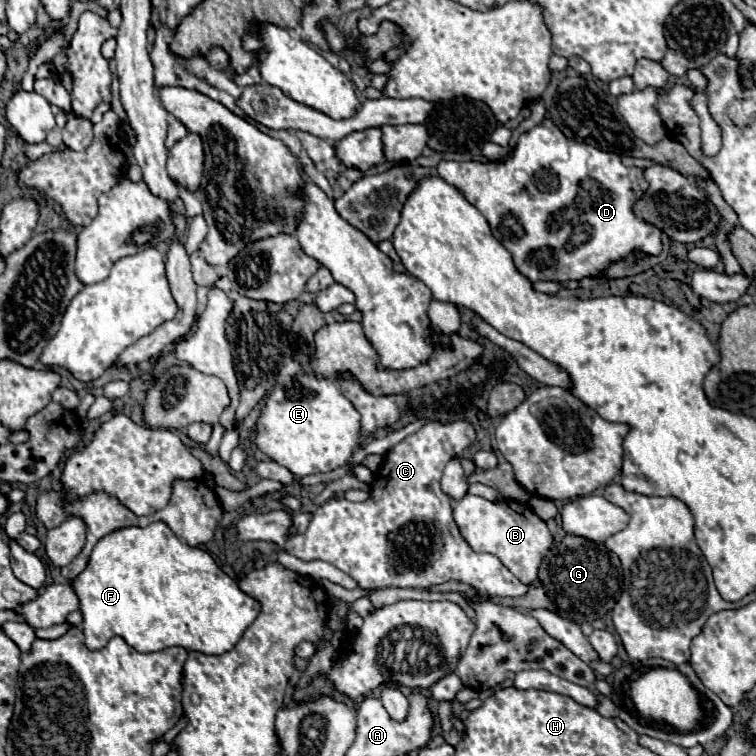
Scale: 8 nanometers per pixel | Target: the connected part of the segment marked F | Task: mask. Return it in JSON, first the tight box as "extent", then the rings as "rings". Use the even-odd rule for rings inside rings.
{"extent":[73,522,261,654],"rings":[[[153,522],[145,528],[121,528],[101,538],[85,572],[73,580],[73,588],[81,602],[83,634],[89,650],[101,650],[113,636],[121,636],[137,652],[183,646],[203,654],[223,654],[239,642],[245,628],[261,612],[261,604],[241,592],[237,582],[215,564],[209,552],[181,542],[163,522]]]}

